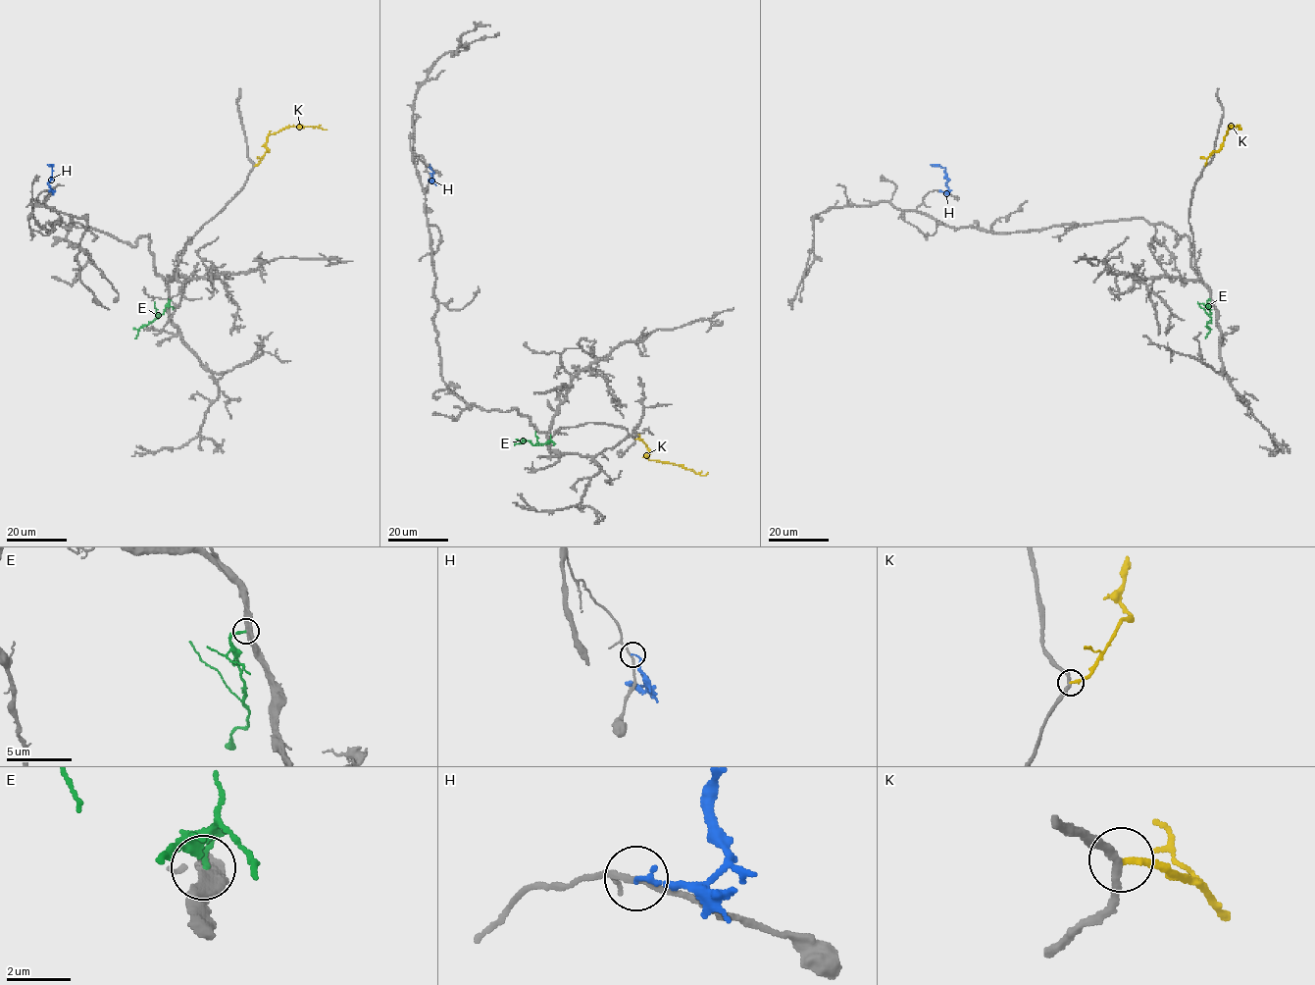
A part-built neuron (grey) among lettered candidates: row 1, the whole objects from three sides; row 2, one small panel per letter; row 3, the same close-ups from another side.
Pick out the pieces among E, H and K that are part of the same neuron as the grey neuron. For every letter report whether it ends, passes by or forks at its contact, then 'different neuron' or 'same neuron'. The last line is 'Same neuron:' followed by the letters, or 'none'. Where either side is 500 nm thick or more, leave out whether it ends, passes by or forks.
E: it ends; same neuron
H: it ends; same neuron
K: it ends; different neuron
Same neuron: E, H

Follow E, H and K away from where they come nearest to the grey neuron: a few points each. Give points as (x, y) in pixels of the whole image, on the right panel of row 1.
E: (1210, 299), (1207, 304), (1211, 321), (1207, 324), (1209, 330), (1205, 338)
H: (939, 190), (948, 188), (944, 169), (931, 165)
K: (1205, 165), (1208, 157), (1221, 146), (1230, 127), (1239, 129)

